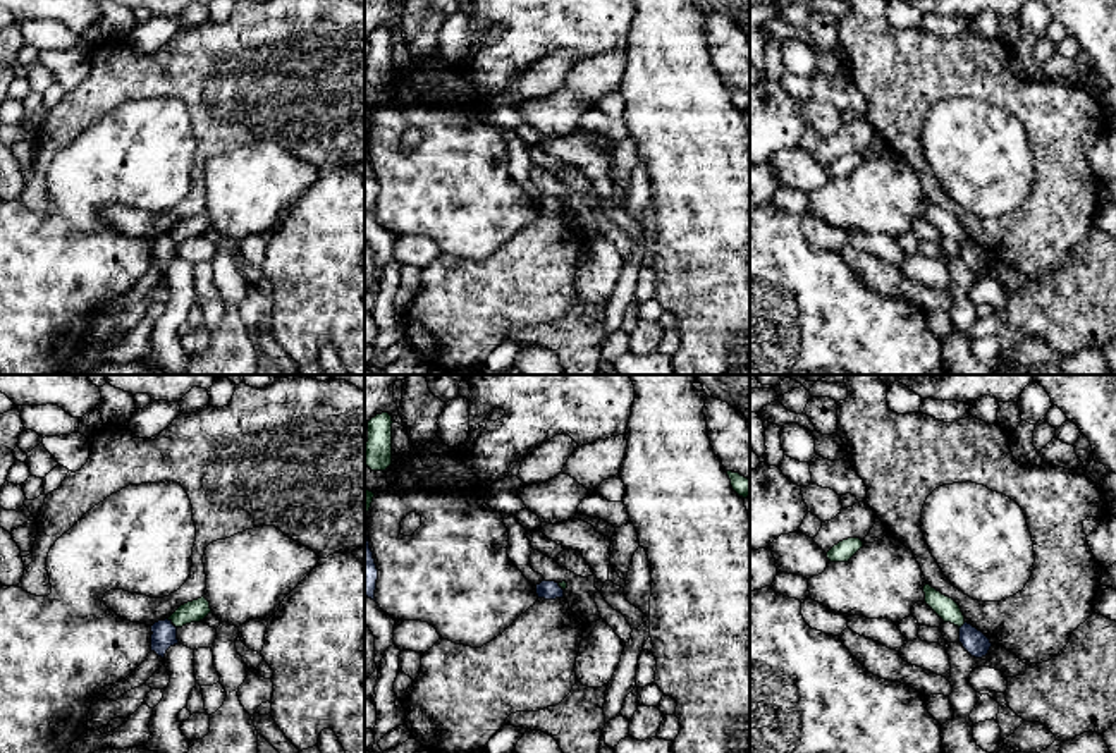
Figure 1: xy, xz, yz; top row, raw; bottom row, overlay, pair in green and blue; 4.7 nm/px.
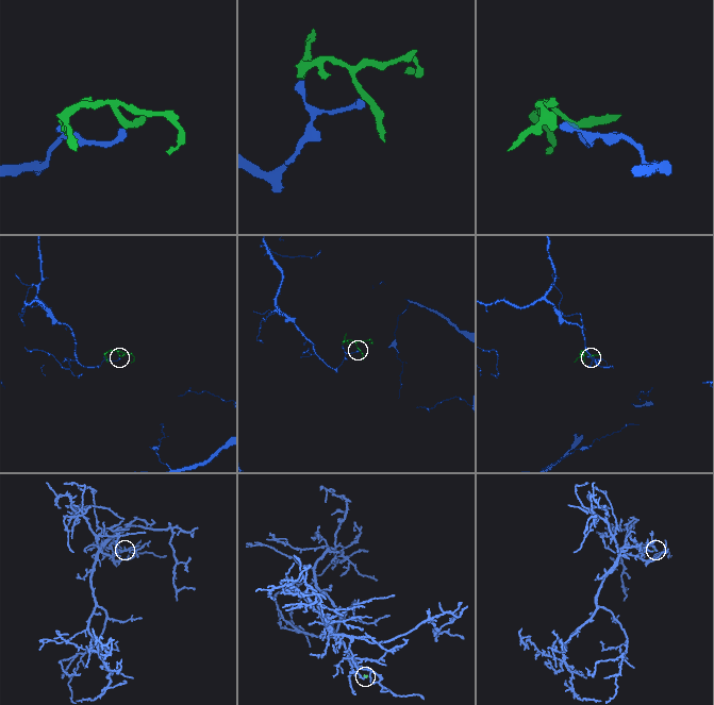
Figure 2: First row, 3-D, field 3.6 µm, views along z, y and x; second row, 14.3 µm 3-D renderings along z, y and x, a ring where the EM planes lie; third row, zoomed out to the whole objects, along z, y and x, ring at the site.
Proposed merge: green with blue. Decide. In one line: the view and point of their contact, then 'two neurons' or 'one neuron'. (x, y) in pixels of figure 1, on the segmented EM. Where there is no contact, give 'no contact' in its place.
xy (172, 623) | two neurons

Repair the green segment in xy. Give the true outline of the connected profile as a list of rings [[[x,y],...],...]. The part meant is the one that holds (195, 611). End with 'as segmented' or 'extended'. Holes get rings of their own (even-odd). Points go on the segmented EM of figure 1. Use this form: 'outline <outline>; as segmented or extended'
outline [[[201,597],[198,600],[187,602],[181,605],[170,617],[169,621],[175,628],[182,628],[191,622],[199,622],[203,621],[208,614],[212,614],[210,602]]]; as segmented

